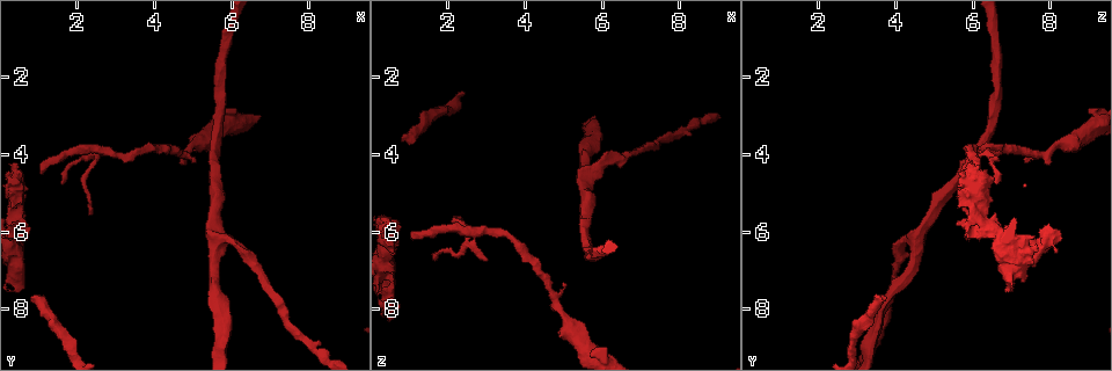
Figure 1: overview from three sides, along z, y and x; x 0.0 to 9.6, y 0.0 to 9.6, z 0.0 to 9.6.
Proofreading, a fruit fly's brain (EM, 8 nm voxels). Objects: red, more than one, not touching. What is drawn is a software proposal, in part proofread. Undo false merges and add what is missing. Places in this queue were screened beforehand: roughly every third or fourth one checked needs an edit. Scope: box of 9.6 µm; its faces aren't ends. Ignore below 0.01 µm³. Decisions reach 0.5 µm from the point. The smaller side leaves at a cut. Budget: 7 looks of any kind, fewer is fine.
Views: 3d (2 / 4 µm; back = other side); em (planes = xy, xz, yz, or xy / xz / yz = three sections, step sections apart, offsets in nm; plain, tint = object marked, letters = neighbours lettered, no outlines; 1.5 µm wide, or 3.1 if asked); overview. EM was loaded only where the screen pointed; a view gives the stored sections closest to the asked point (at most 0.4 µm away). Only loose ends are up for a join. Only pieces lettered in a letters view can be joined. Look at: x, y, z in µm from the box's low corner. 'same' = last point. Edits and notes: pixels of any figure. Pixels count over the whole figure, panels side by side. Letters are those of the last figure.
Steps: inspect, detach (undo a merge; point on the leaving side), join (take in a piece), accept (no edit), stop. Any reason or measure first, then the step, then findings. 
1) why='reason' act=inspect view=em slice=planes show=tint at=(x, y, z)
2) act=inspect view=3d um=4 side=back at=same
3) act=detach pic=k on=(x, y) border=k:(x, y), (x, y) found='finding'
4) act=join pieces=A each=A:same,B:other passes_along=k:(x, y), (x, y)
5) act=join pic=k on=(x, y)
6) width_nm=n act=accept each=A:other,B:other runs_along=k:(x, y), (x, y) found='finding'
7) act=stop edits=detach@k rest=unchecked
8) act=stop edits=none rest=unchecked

why='four or more arms meet' act=inspect view=3d um=4 at=(2.55, 3.95, 6.00)

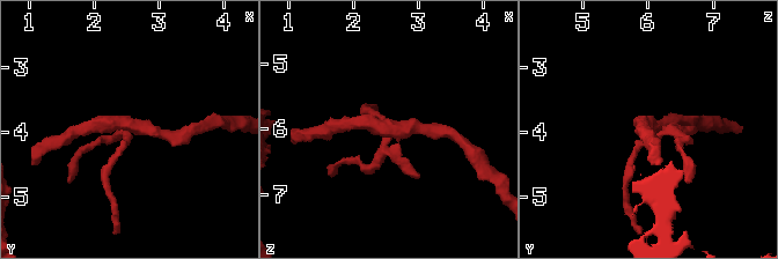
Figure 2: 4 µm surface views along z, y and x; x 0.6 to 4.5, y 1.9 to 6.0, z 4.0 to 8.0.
why='now the EM' act=inspect view=em slice=planes show=tint at=(2.55, 3.95, 6.05)

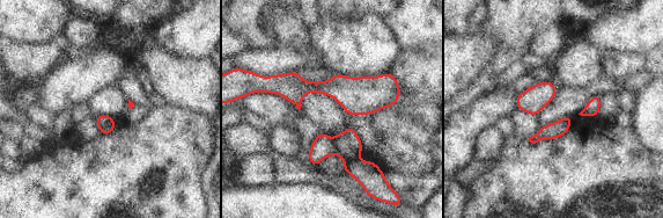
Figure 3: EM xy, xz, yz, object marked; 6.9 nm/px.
why='what lies round it' act=inspect view=em slice=planes show=letters at=same

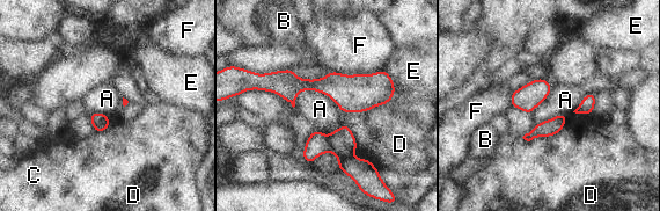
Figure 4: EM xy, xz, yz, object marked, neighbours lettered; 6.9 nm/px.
act=detach pic=4 on=(316, 145) each=A:other,B:other,C:other,D:other,E:other,F:other border=4:(327, 136), (331, 151) found='a second neuron is stuck on'

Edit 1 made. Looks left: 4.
act=inspect view=3d um=2 at=(0.70, 6.20, 5.80)

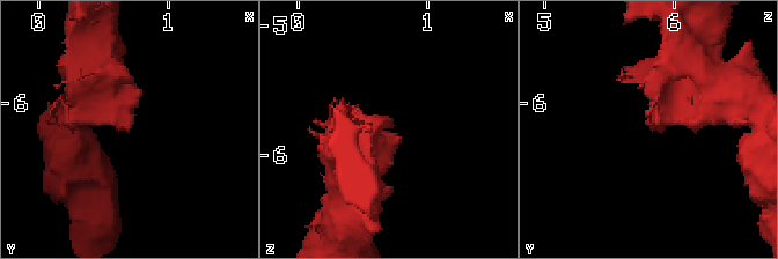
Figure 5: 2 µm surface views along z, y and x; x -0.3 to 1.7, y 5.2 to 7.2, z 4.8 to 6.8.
act=inspect view=em slice=planes show=tint at=(0.70, 6.16, 5.84)

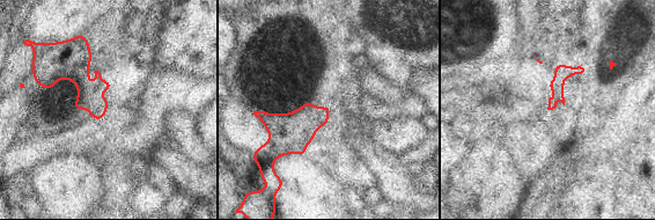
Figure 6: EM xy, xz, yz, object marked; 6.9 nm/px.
why='what lies round it' act=inspect view=em slice=planes show=letters at=same

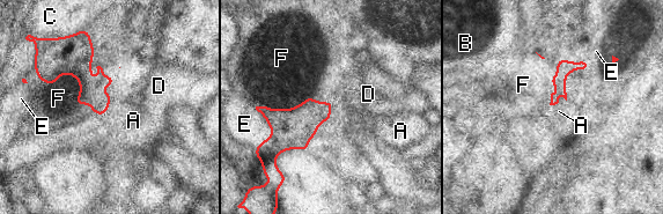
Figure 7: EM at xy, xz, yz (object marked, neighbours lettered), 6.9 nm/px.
longest_contact=F:550nm act=accept each=A:other,B:other,C:other,D:other,E:other,F:other found='none of them fits'

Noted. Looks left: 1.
act=stop edits=detach@4 rest=unchecked

